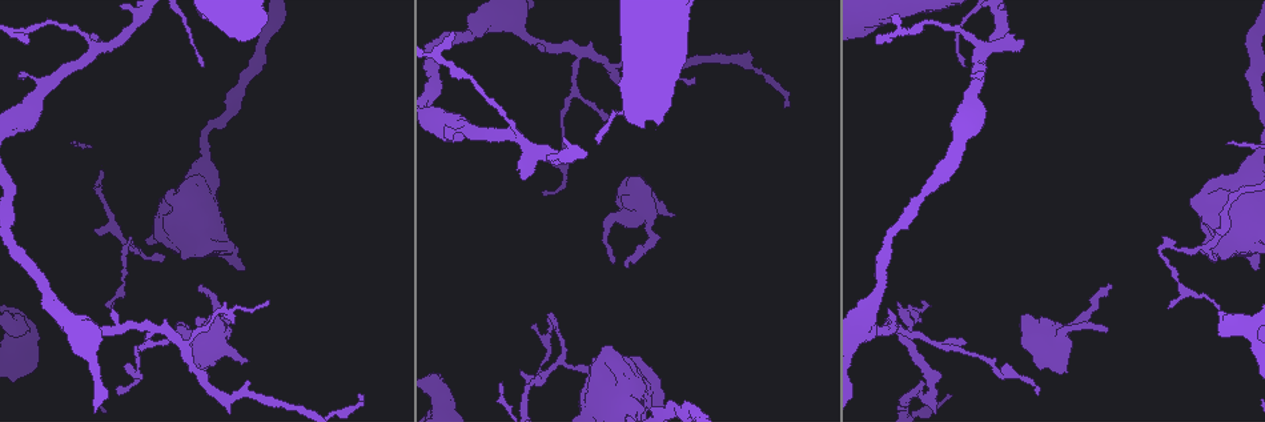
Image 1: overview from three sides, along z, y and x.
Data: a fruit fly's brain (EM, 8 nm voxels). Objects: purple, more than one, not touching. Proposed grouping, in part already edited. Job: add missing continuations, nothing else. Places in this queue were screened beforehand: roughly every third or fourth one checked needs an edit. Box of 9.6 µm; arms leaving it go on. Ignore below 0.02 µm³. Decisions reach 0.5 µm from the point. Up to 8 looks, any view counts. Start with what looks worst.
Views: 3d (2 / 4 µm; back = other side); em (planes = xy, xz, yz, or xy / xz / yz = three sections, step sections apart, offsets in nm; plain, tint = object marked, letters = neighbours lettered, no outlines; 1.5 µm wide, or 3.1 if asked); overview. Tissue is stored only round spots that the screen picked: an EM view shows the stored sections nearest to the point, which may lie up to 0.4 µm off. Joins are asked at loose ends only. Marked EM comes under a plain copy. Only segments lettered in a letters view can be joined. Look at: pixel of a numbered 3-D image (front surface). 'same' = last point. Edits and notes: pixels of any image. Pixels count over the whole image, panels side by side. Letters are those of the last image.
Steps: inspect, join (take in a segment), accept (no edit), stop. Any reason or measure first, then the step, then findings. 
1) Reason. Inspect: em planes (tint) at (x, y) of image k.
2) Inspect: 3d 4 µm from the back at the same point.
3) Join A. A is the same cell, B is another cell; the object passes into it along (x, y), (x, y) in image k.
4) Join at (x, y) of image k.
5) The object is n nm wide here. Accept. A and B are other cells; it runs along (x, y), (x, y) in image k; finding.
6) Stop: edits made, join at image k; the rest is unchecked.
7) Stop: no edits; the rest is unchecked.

An open end. Inspect: 3d 4 µm at (675, 216) of image 1.

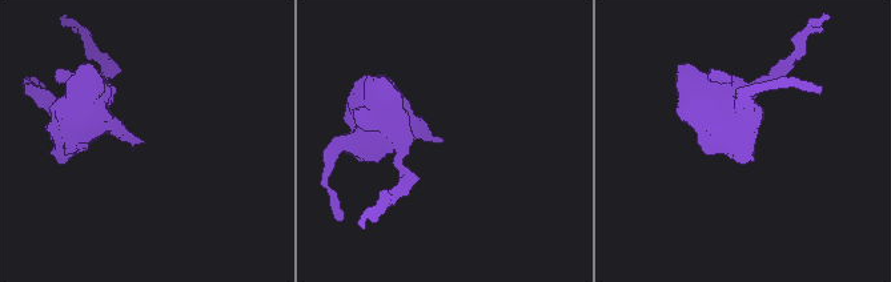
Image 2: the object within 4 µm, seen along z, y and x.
Need the tissue. Inspect: em planes (letters) at (440, 141) of image 2.

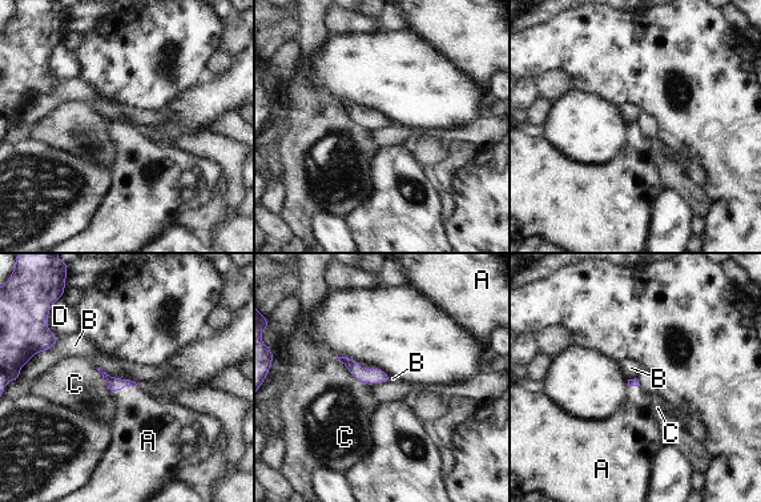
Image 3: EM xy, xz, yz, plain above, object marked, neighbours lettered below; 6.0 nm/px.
Join A. A is the same cell, B, C and D are other cells; it goes on there.

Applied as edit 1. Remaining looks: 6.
Free end. Inspect: 3d 2 µm at (523, 179) of image 1.

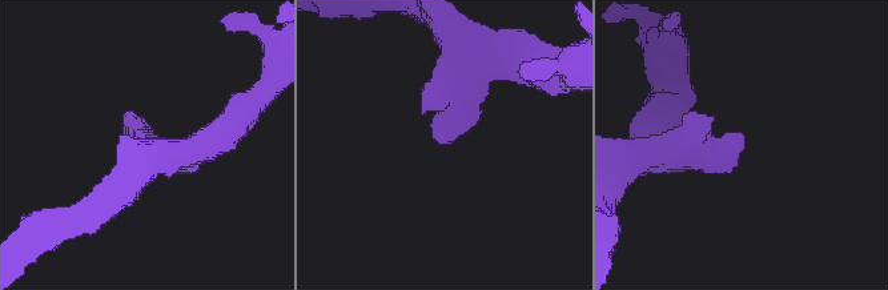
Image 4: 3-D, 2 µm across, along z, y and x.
Inspect: em planes (letters) at (140, 136) of image 4.

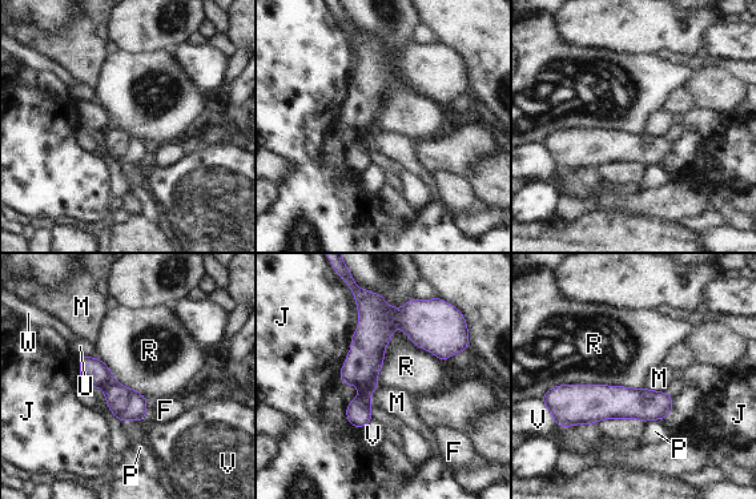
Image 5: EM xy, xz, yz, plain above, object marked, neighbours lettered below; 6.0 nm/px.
Accept. F, J, M, P, R, U, V and W are other cells; none of them fits.

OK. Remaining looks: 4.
Branch stops here. Inspect: 3d 2 µm at (1105, 330) of image 1.

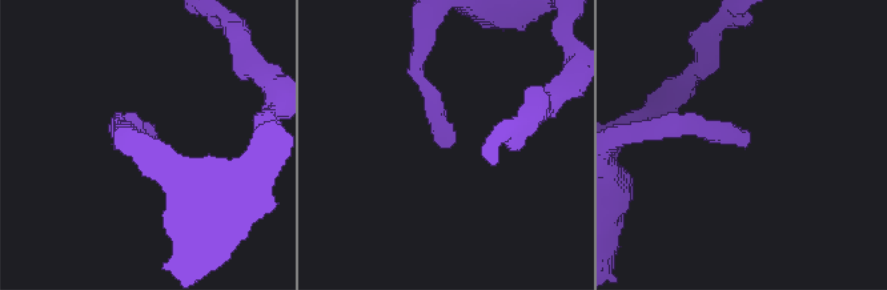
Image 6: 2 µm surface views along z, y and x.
Inspect: em planes (letters) at (749, 143) of image 6.

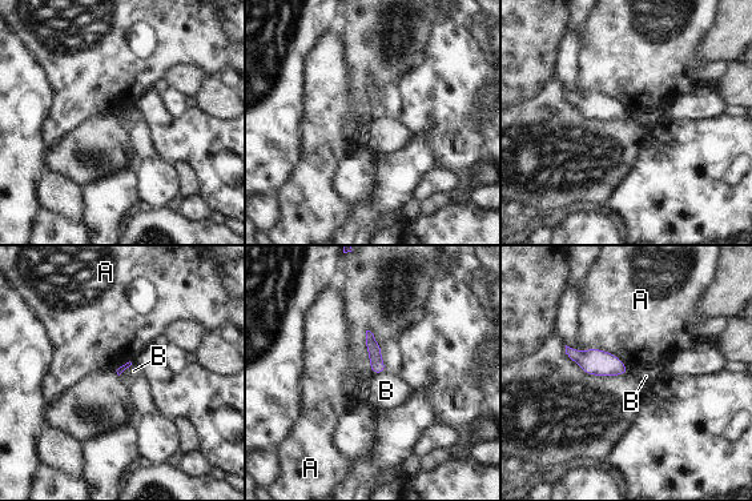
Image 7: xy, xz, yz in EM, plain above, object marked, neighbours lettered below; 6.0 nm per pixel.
Accept. A and B are other cells; a border runs along (386, 371), (374, 375) in image 7; no lettered segment goes on from it.

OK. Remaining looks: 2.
Stop: edits made, join at image 3; the rest is unchecked.

